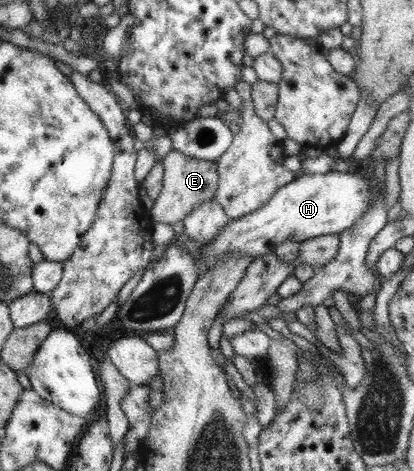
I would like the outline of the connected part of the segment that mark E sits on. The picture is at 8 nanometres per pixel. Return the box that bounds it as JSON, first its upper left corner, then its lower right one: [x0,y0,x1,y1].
[149,150,219,224]

